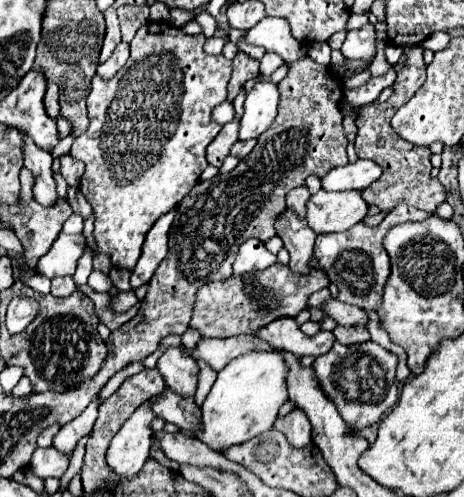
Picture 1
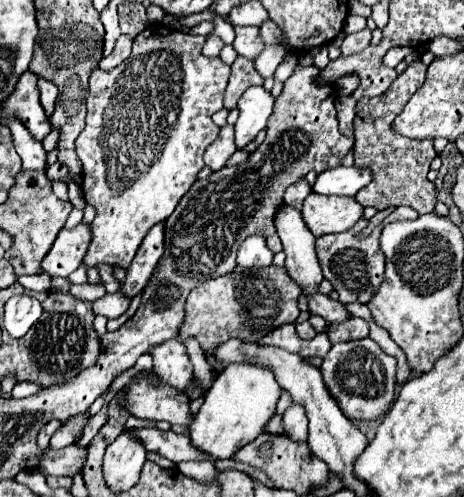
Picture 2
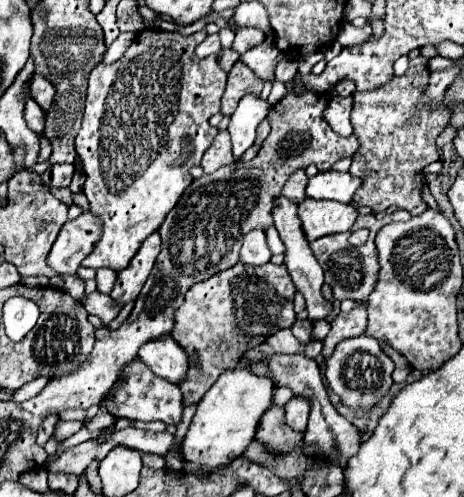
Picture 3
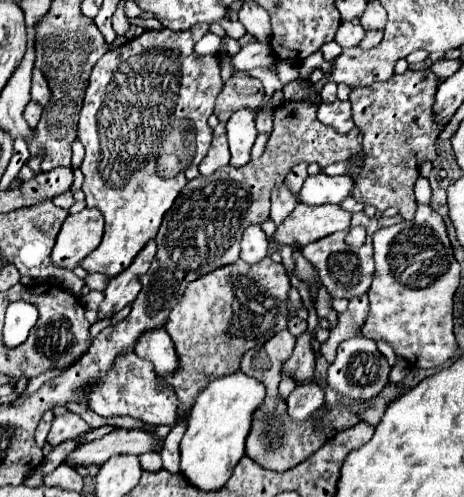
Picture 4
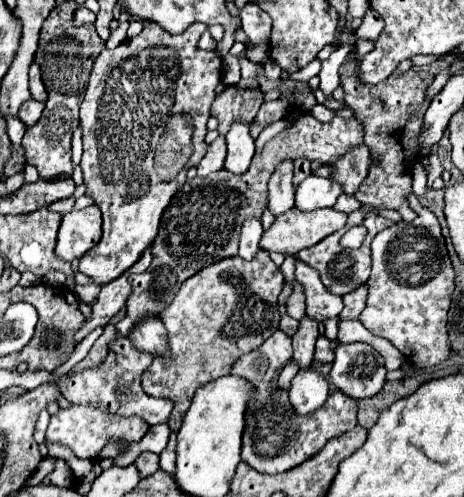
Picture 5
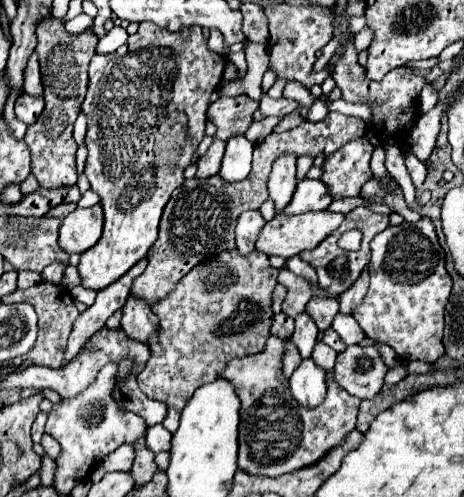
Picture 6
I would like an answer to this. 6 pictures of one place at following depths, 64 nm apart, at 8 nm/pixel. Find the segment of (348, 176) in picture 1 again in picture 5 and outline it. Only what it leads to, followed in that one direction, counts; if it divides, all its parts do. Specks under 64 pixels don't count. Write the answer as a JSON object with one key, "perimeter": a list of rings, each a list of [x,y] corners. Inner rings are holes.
{"perimeter":[[[310,174],[298,188],[296,188],[296,206],[300,210],[316,210],[334,206],[338,196],[344,194],[342,184],[332,178],[320,178]]]}

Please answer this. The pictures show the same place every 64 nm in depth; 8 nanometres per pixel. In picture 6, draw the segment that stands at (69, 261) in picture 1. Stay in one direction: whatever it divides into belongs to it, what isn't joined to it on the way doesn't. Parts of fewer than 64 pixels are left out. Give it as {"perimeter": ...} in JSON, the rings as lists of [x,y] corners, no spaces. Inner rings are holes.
{"perimeter":[[[102,206],[76,208],[60,224],[60,248],[70,254],[82,254],[92,248],[102,236]]]}

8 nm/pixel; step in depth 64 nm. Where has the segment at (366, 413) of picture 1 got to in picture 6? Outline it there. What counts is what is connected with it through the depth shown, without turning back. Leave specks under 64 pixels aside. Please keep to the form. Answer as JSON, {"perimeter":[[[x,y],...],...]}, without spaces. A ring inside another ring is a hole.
{"perimeter":[[[348,346],[338,354],[334,380],[356,398],[372,398],[380,392],[388,368],[374,346]]]}

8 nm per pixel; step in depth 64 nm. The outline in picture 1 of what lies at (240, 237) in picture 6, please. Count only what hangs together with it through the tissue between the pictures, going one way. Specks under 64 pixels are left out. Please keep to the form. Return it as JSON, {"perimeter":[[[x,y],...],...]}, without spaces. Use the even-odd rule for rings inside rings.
{"perimeter":[[[256,238],[244,242],[240,246],[240,252],[236,256],[236,262],[234,262],[234,276],[244,276],[248,272],[258,272],[258,270],[264,270],[268,266],[272,266],[276,262],[276,256],[270,254],[262,242],[258,242]]]}

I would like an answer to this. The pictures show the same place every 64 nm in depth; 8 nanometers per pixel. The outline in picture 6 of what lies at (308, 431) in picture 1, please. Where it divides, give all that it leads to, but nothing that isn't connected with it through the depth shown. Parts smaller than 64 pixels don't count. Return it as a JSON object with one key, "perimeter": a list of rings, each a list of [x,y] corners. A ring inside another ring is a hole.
{"perimeter":[[[312,358],[304,360],[290,376],[288,386],[296,402],[304,408],[316,408],[326,398],[326,370],[318,368]]]}

